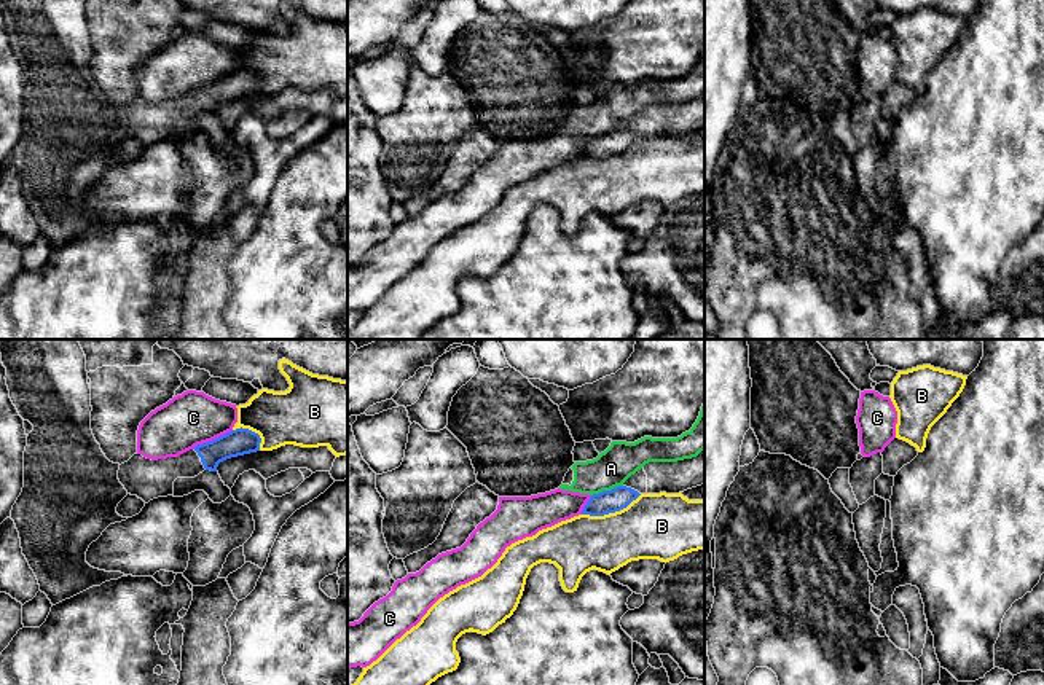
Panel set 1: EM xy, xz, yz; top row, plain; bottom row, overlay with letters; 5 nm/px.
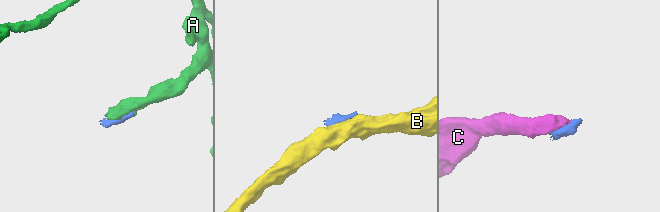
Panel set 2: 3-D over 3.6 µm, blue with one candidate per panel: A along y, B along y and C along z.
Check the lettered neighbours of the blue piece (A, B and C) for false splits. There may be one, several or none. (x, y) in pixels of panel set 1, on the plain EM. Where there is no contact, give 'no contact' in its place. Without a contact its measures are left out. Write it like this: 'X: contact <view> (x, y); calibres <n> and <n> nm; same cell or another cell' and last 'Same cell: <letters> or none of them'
A: contact xz (606, 134); calibres 120 and 190 nm; another cell
B: contact xz (611, 155); calibres 120 and 340 nm; another cell
C: contact xy (212, 83); calibres 140 and 280 nm; another cell
Same cell: none of them

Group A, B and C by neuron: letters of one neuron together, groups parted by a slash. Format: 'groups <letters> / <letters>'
groups A C / B

